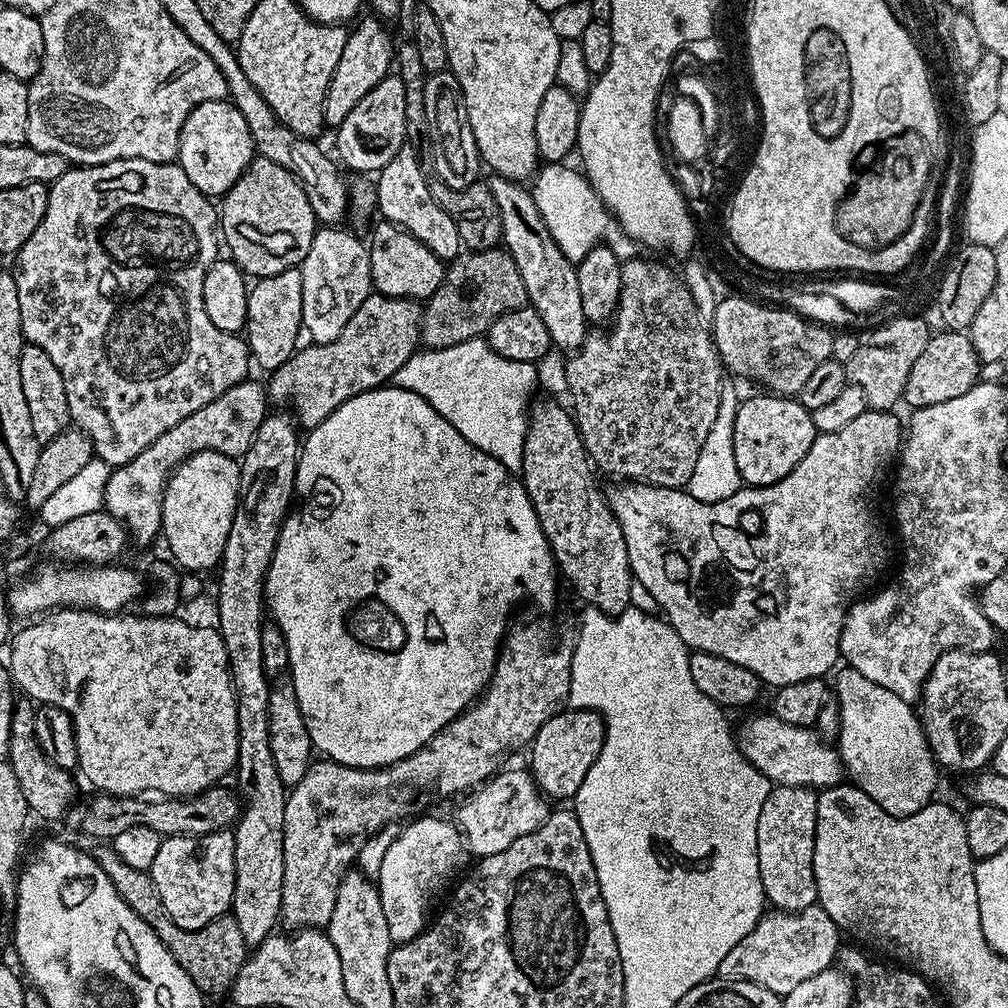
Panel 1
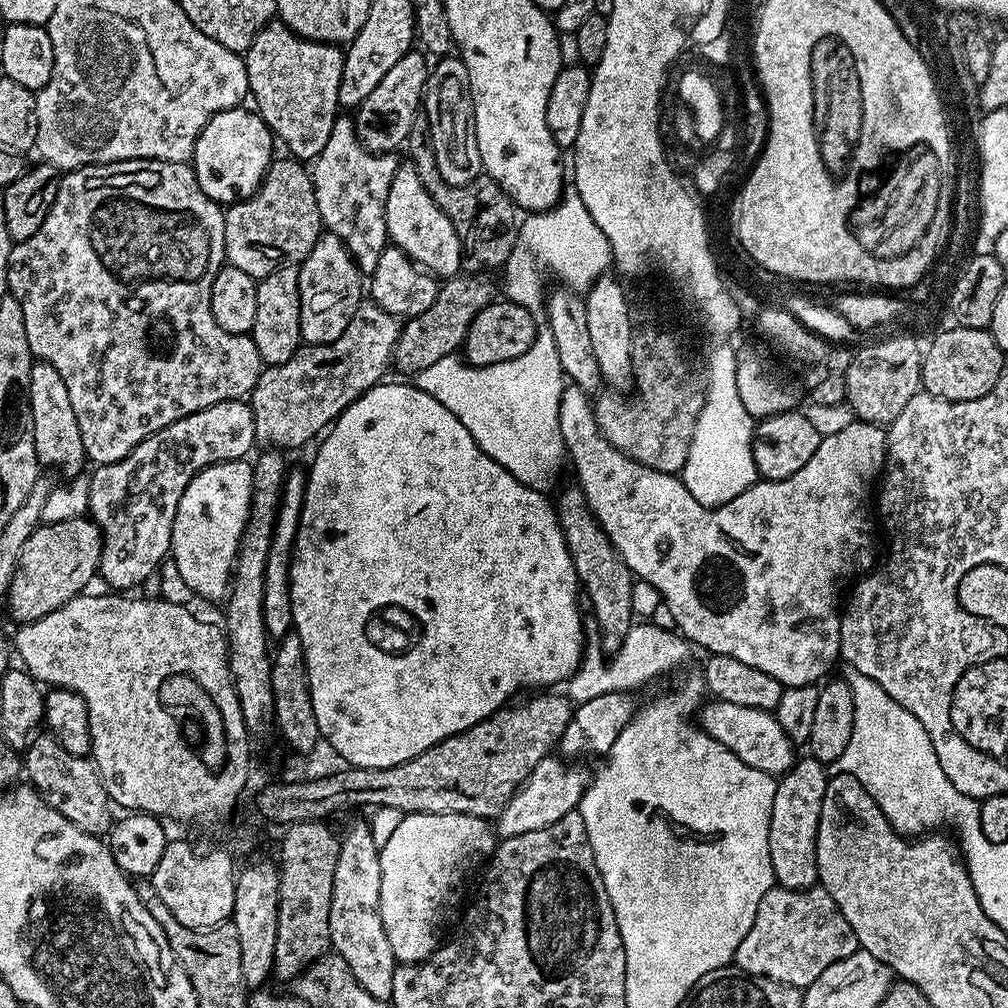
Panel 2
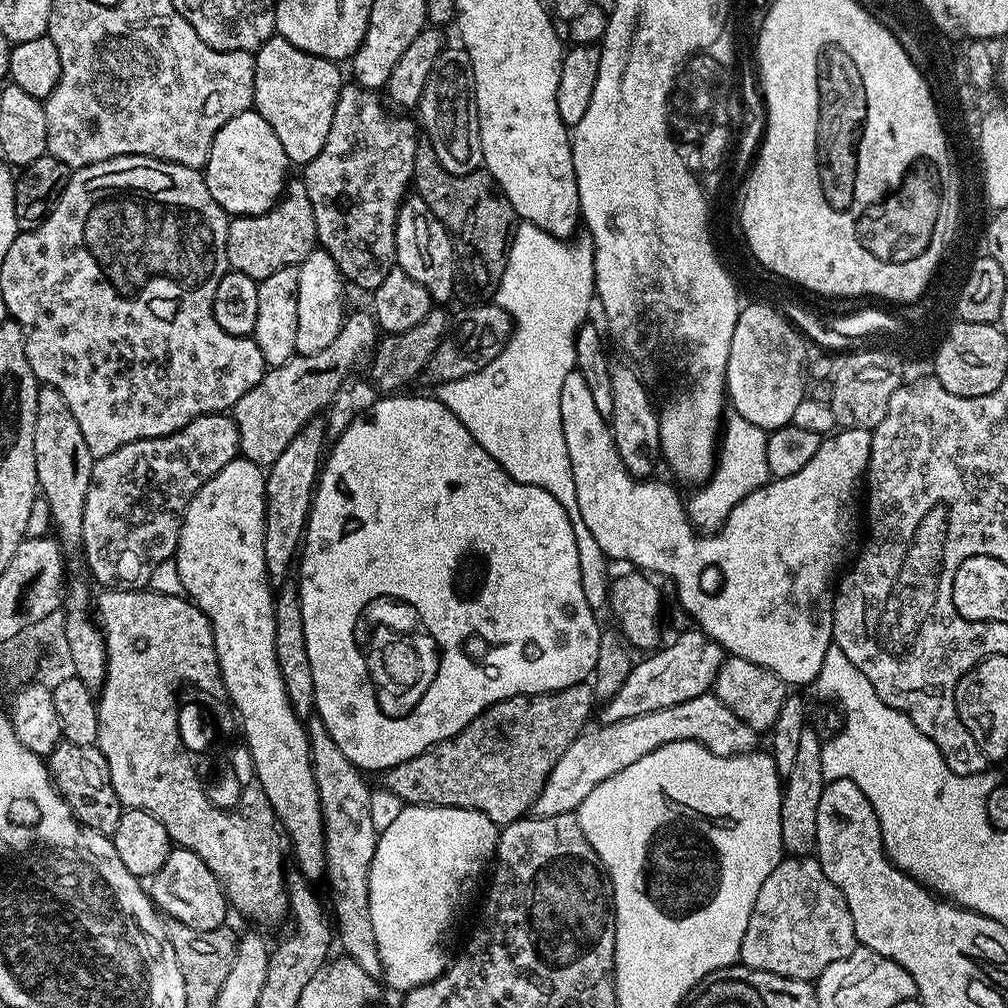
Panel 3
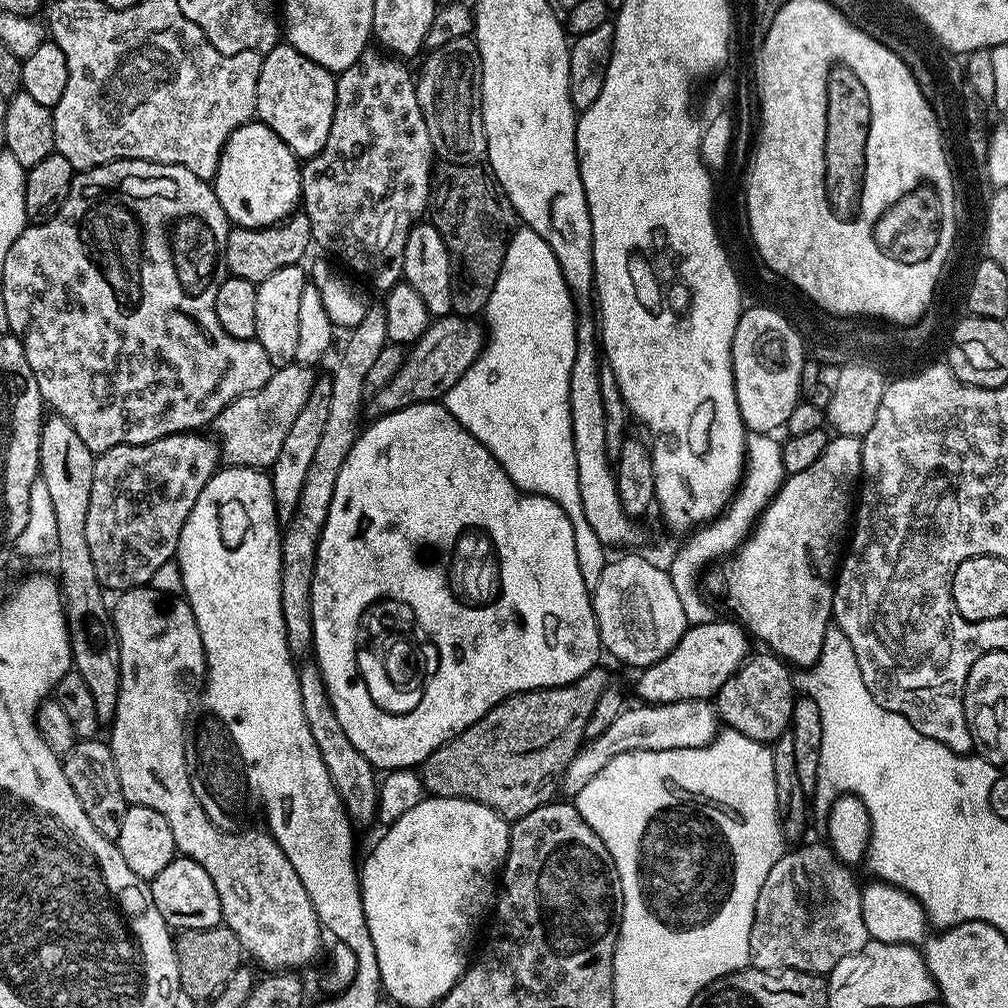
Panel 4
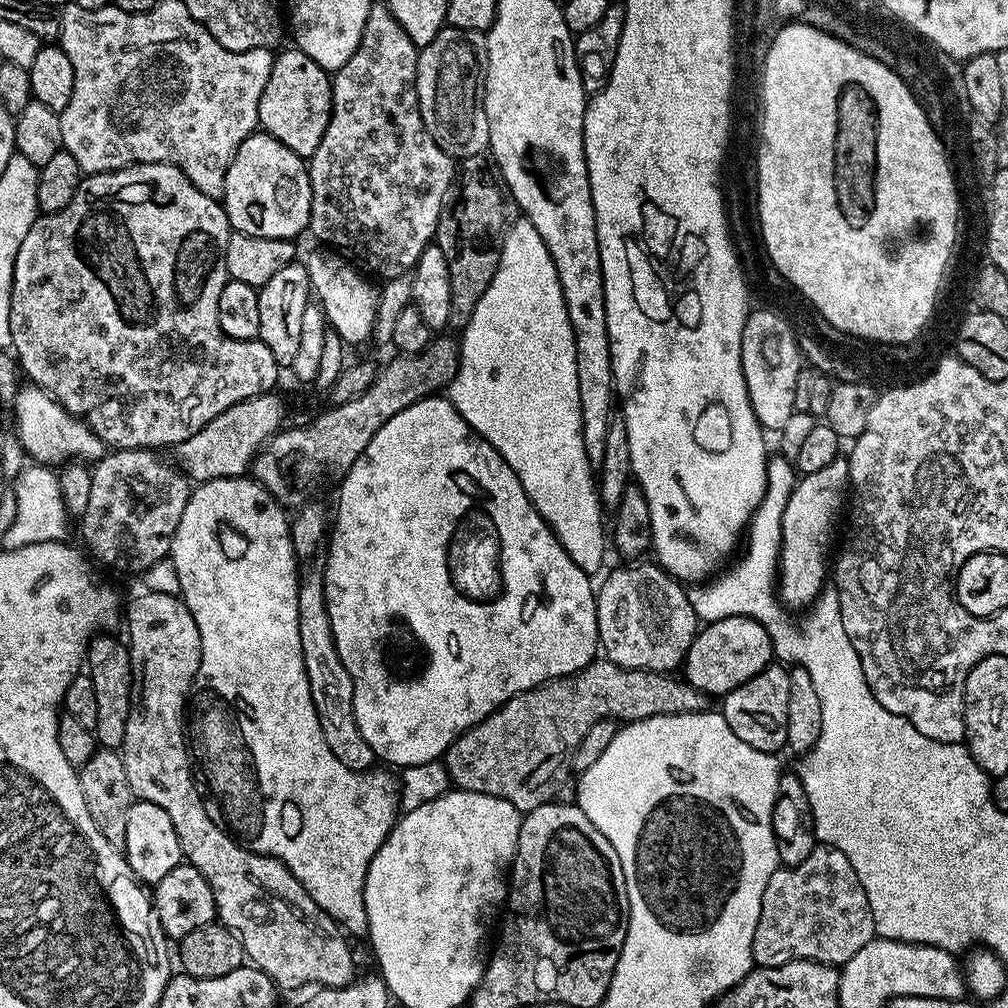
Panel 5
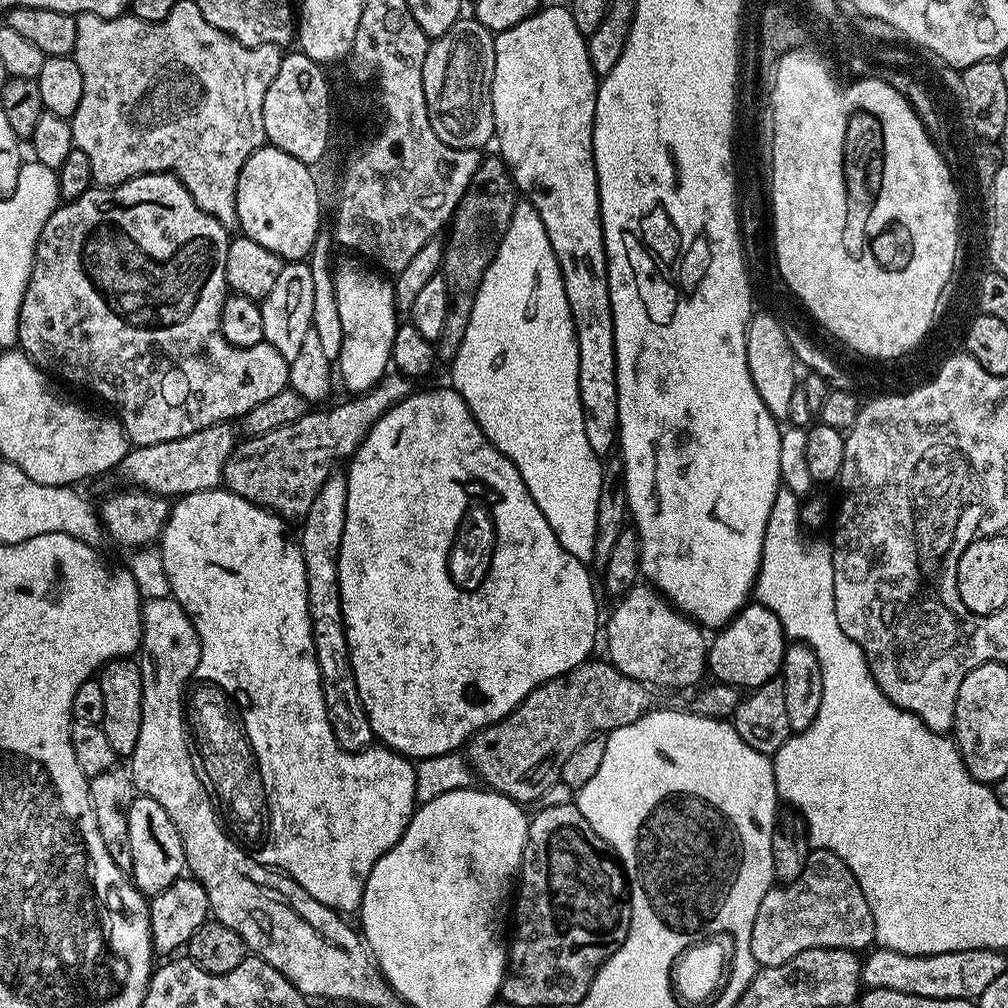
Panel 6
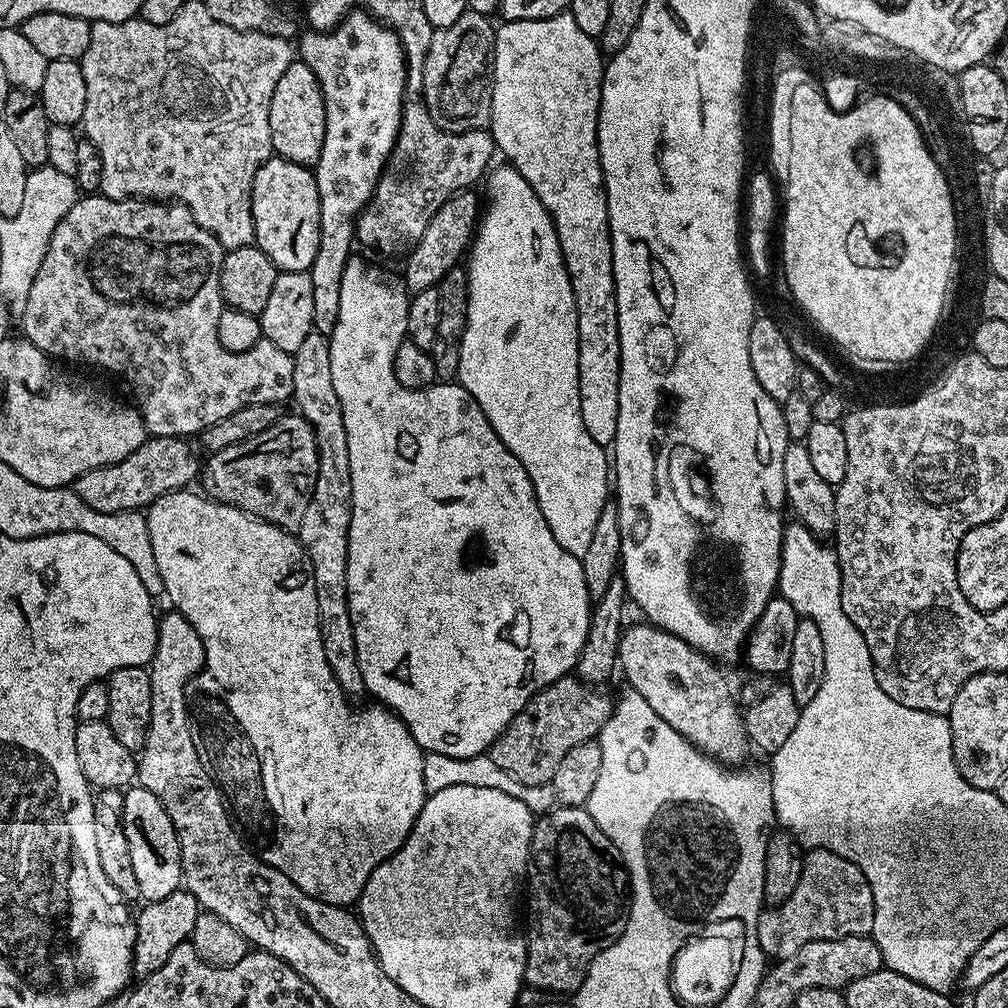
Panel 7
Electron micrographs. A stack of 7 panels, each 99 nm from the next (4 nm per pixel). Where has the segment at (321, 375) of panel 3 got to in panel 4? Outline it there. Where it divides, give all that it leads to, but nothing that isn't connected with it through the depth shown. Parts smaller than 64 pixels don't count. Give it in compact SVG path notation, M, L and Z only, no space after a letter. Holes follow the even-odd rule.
M295 362L275 369L270 382L266 382L262 390L240 396L218 413L214 421L214 436L225 465L271 469L282 450L282 442L286 442L286 434L290 434L290 426L294 426L294 418L298 418L298 410L306 406L306 398L310 398L312 387L316 385L318 376L312 372L315 371L309 365Z

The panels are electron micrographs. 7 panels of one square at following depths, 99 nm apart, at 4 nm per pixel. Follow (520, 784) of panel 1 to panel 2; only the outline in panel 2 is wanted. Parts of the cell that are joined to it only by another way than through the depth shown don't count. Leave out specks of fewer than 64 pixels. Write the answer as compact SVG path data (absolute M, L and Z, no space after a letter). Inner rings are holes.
M555 755L542 758L538 766L517 788L516 793L508 799L508 804L495 817L494 828L501 837L530 834L530 830L542 830L542 826L550 826L550 822L558 822L562 814L577 811L580 799L590 783L590 772L584 768L575 768L575 763L556 760ZM568 763L568 764L563 764Z

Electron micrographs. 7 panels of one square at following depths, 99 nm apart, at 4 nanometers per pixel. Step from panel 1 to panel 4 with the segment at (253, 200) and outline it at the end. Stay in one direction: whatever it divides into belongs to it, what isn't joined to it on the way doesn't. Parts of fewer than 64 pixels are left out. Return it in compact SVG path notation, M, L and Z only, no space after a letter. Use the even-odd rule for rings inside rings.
M302 210L292 213L286 220L272 224L269 228L233 227L226 238L224 261L229 273L238 278L246 278L254 285L260 284L270 274L282 270L291 264L300 264L307 254L308 247L313 247L310 218Z

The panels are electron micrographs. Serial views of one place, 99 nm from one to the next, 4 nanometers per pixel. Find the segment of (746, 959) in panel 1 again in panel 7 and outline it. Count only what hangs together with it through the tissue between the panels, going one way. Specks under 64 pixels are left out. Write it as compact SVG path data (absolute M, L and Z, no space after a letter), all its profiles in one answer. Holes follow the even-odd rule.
M809 848L804 852L802 878L786 902L761 911L756 927L760 949L773 961L790 958L806 942L833 940L847 936L871 936L874 926L874 894L866 874L842 854Z

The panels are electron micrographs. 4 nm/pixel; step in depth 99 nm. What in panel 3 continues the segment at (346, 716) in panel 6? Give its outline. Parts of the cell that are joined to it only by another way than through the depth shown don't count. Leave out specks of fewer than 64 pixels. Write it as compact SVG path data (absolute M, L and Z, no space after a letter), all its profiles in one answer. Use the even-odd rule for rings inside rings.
M319 718L307 721L308 749L312 752L312 773L316 779L316 789L320 792L320 811L324 814L324 865L326 867L326 881L332 887L332 908L336 911L334 916L334 932L338 937L338 944L344 947L343 955L349 960L358 962L366 974L379 977L382 972L378 942L374 942L374 922L370 922L370 866L374 862L376 853L376 832L373 819L370 818L370 798L373 789L363 780L361 769L338 750L338 742L330 738L326 726Z

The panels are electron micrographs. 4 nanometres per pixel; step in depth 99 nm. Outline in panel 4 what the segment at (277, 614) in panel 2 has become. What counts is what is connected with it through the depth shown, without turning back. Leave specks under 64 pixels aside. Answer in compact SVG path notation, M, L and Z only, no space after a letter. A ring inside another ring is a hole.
M324 374L317 379L310 398L306 398L306 406L298 410L298 418L294 418L294 426L290 426L290 434L286 434L286 442L282 442L282 450L271 466L270 475L277 521L287 522L294 518L294 510L298 510L298 498L301 497L302 486L306 483L306 473L310 462L314 459L314 453L318 451L318 442L322 442L322 429L326 427L326 418L330 418L331 385L331 375Z

